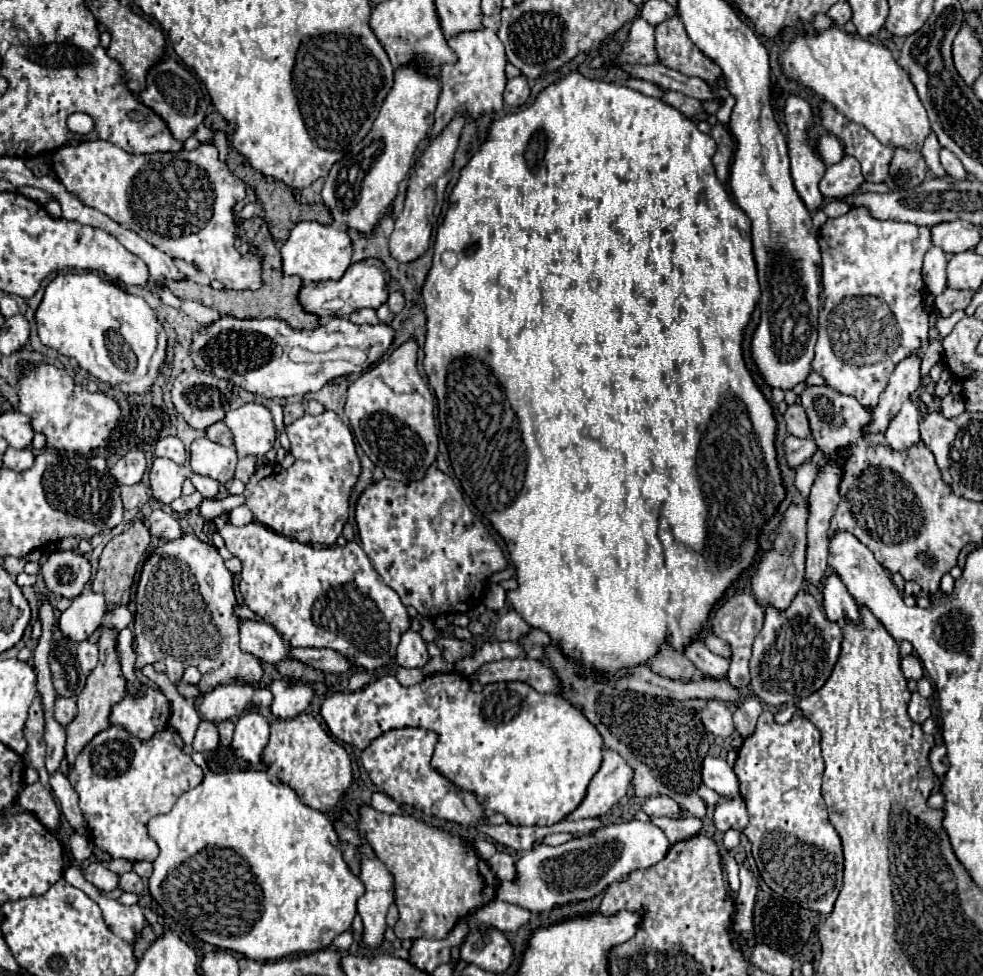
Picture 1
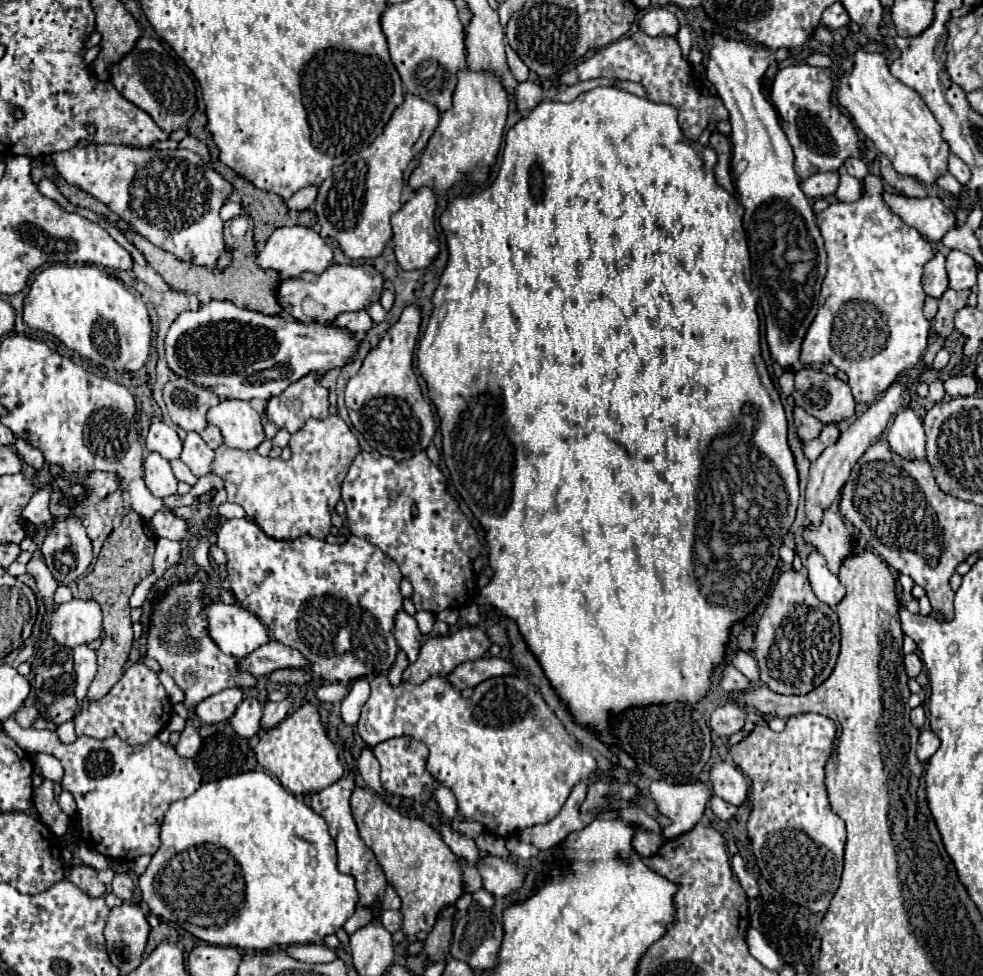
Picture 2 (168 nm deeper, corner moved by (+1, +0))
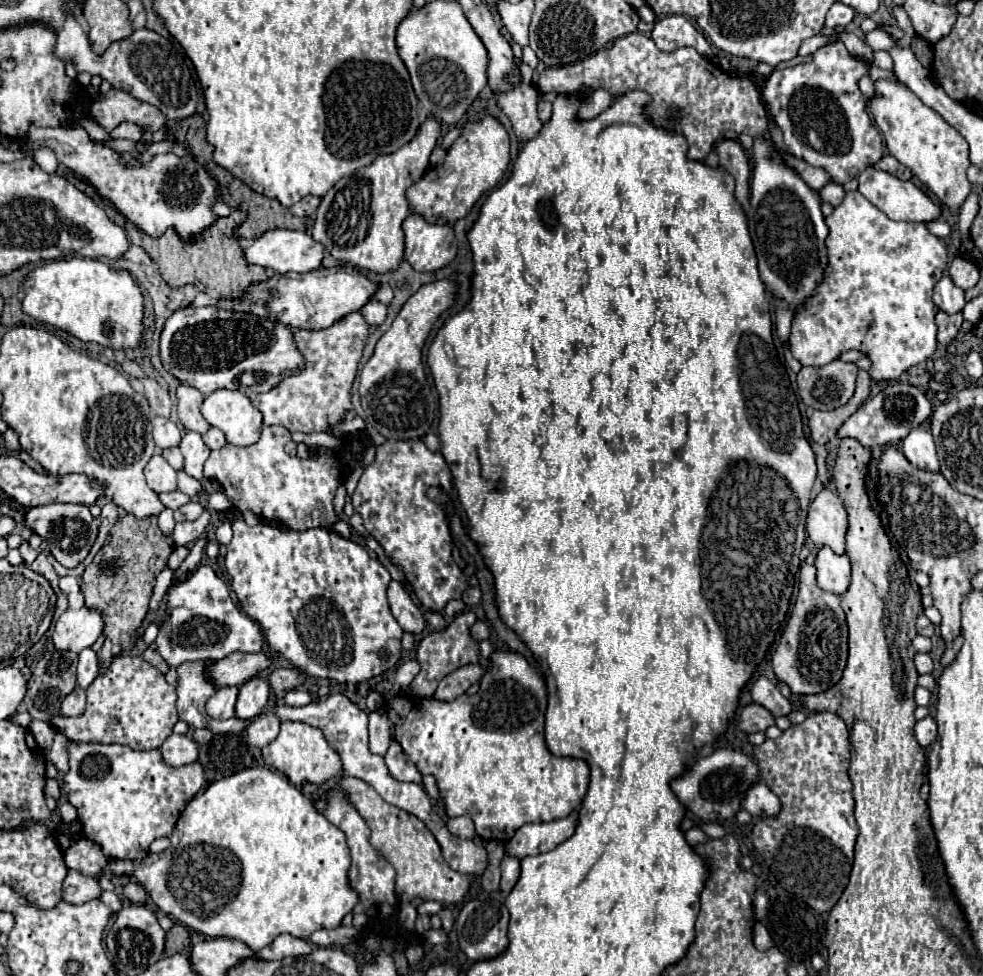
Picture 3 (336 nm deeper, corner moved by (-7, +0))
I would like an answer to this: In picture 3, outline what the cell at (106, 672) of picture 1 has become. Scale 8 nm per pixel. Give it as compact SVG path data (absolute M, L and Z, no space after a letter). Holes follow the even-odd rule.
M125 515L111 527L109 541L101 547L91 565L85 567L81 575L81 593L85 595L85 605L99 611L105 623L105 643L99 651L103 671L115 655L131 645L131 635L139 629L149 611L155 577L167 567L167 559L173 549L173 539L159 529L155 515L145 519Z

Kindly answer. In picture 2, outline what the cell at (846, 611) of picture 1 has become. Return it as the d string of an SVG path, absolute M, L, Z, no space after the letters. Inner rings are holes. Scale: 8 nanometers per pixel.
M813 551L807 559L807 571L809 571L809 581L813 587L813 593L817 595L819 601L827 603L831 609L835 609L841 599L845 597L845 589L839 583L837 577L833 577L833 573L829 573L825 559L821 557L821 553Z

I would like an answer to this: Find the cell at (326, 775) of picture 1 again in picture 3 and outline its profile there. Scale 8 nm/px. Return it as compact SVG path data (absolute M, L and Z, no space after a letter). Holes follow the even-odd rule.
M285 721L281 723L281 731L277 735L277 739L273 739L267 747L263 747L263 761L265 765L283 771L289 781L297 787L301 787L303 783L313 783L313 785L321 785L325 781L333 781L337 777L341 777L343 769L341 769L341 759L337 755L337 751L325 741L325 735L321 729L311 727L307 723L299 723L299 721Z

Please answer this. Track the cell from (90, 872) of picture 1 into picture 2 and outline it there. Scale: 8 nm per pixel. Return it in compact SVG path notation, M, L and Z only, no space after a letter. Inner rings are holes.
M81 865L81 867L71 867L67 871L69 881L73 881L81 891L93 895L93 897L103 897L105 895L105 885L97 879L97 871L89 865Z

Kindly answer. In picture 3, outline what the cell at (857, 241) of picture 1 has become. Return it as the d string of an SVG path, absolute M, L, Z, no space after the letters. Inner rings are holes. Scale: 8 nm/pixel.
M859 191L847 193L843 203L825 217L825 223L829 227L825 239L827 269L817 285L817 293L807 297L803 307L793 315L789 335L791 353L801 365L821 367L849 349L859 349L873 361L869 369L873 381L895 381L903 371L929 359L937 349L935 305L931 295L947 267L947 249L941 239L927 231L925 223L891 221L883 211L861 197Z

